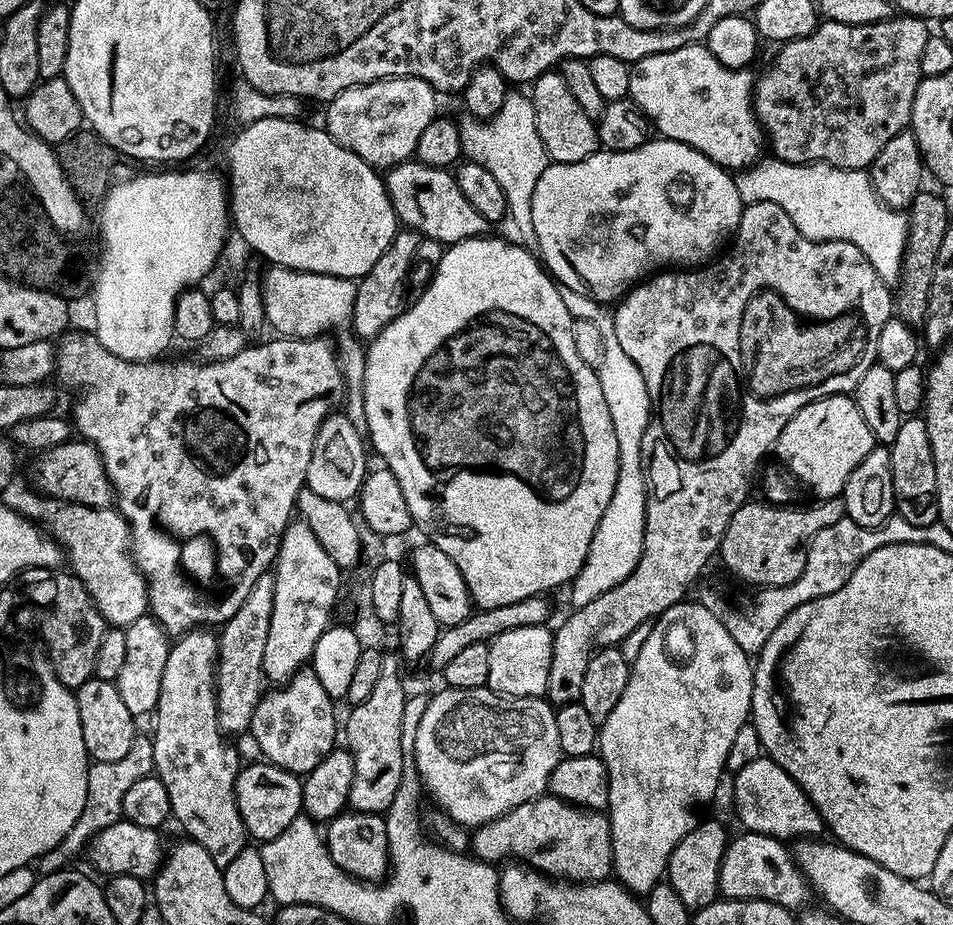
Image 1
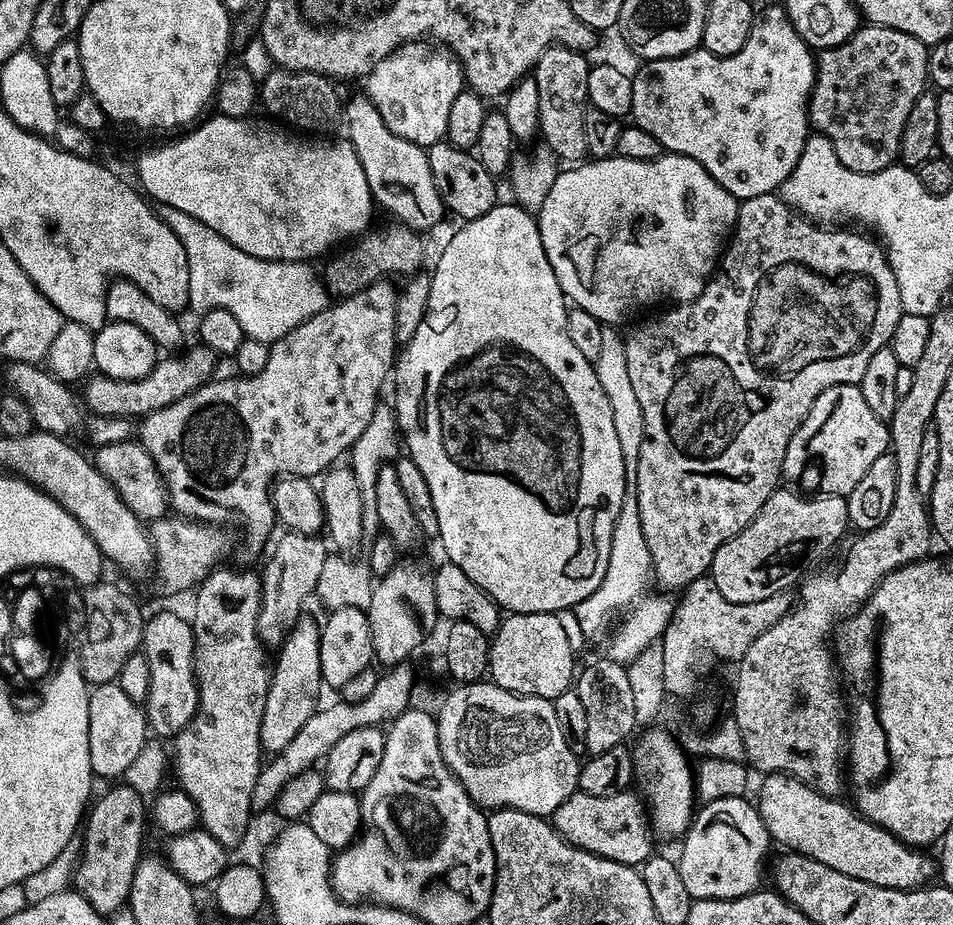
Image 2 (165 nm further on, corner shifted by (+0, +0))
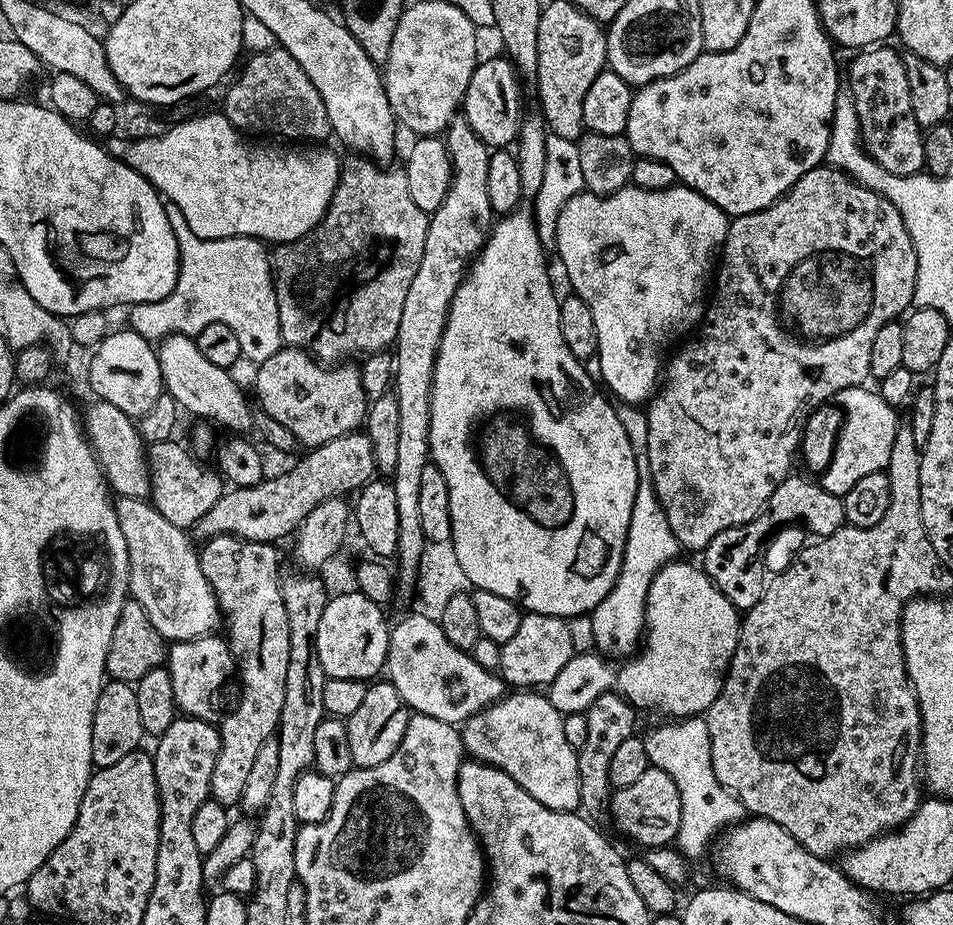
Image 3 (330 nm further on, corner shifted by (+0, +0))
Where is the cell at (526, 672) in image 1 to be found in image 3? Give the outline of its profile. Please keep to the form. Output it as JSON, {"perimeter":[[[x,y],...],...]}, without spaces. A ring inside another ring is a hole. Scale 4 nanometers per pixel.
{"perimeter":[[[530,612],[522,618],[522,626],[518,626],[514,638],[510,642],[499,645],[499,675],[505,685],[516,690],[540,690],[543,684],[556,684],[558,674],[562,674],[562,666],[570,662],[574,654],[572,648],[572,632],[568,629],[569,621],[562,616],[538,614]]]}

